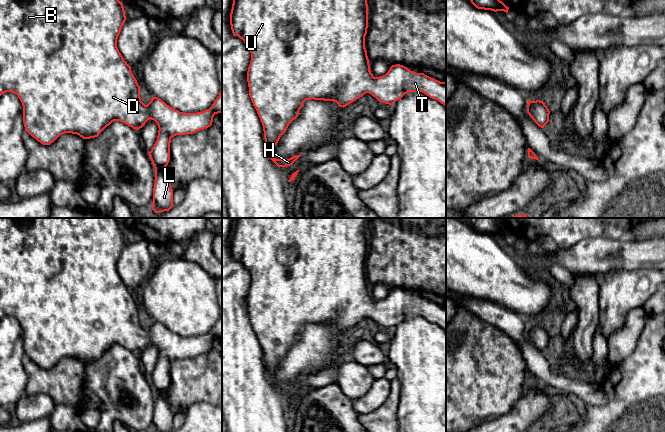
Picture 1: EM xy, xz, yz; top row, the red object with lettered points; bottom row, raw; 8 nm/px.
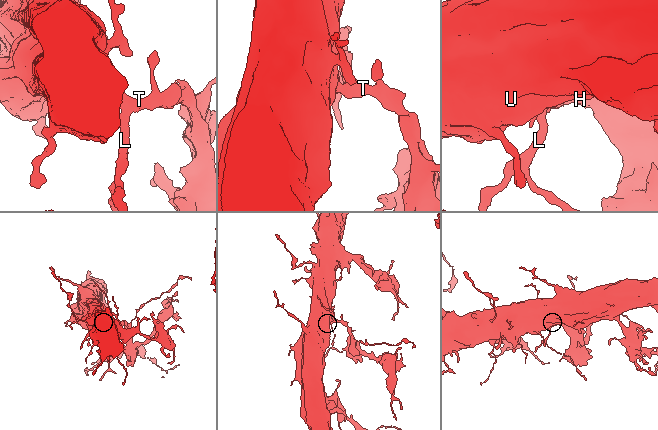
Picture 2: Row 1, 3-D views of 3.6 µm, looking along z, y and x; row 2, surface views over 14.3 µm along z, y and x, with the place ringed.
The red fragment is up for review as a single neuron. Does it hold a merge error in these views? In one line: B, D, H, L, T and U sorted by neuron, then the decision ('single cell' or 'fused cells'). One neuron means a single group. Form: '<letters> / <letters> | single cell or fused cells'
B D H L T U | single cell

